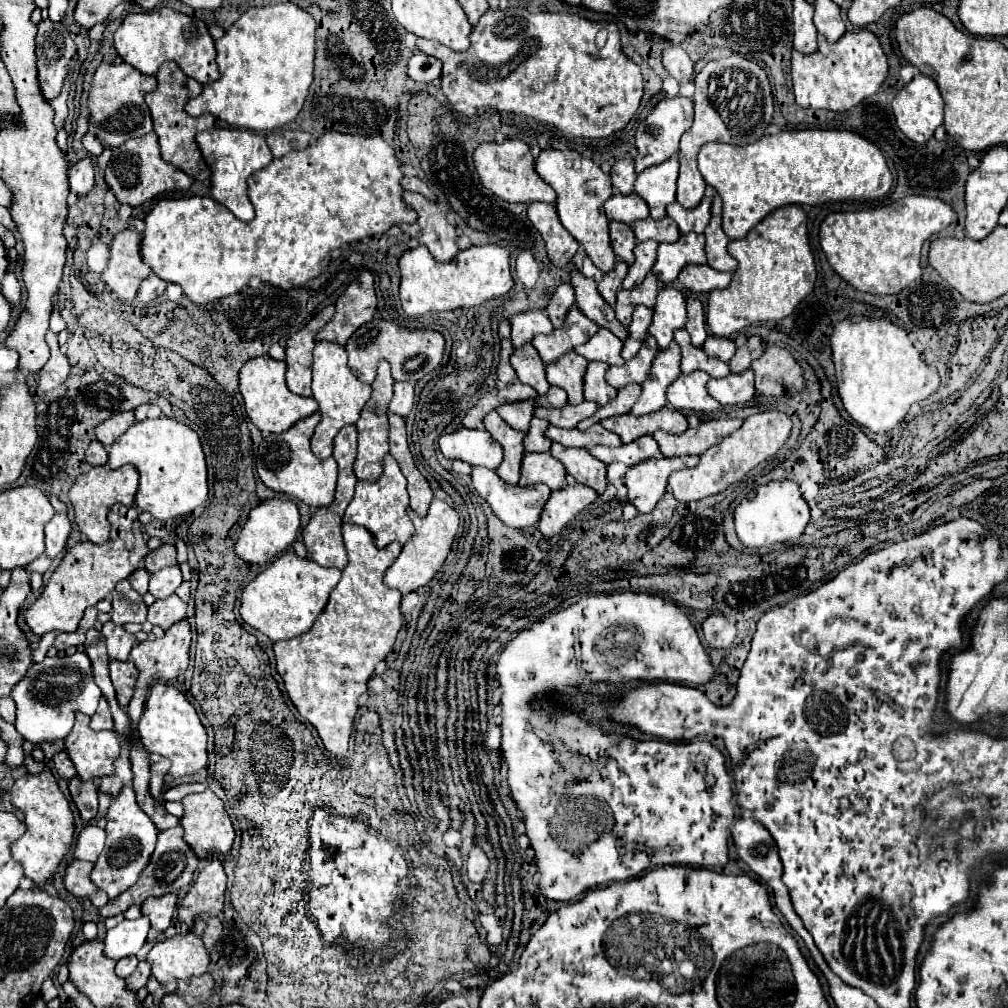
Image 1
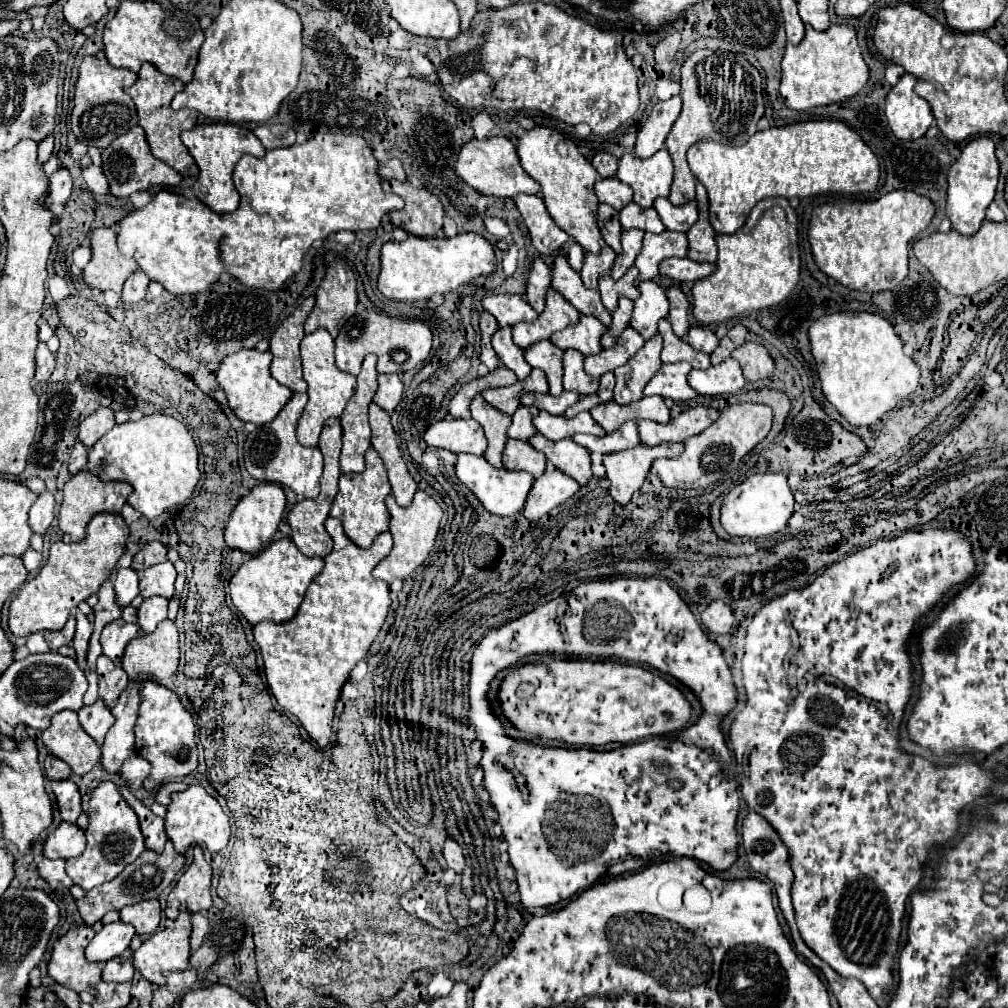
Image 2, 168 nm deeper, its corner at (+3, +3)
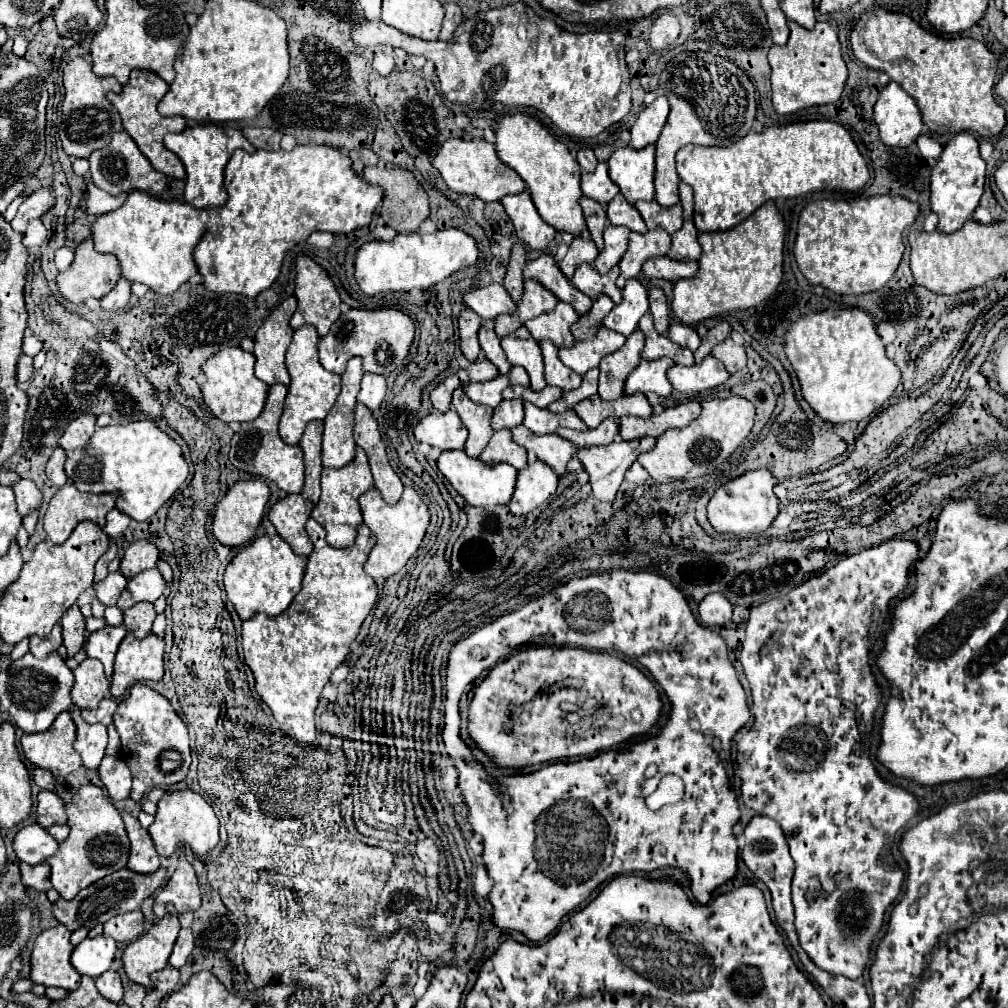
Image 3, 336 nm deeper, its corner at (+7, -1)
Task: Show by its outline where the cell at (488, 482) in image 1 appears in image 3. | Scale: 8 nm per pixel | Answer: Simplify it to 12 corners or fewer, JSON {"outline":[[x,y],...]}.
{"outline":[[444,450],[438,470],[470,506],[510,502],[516,468]]}

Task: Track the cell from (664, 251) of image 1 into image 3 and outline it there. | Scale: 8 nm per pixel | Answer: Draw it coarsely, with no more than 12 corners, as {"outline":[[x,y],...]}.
{"outline":[[664,230],[630,232],[618,262],[616,286],[636,278],[648,258],[666,256],[672,242]]}

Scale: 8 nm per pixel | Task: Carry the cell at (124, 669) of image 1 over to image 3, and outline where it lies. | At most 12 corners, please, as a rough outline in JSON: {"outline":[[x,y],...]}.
{"outline":[[84,658],[74,670],[72,704],[94,710],[110,682],[100,660]]}

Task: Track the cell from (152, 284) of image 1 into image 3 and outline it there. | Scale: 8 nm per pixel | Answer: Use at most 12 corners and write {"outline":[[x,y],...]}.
{"outline":[[130,282],[118,284],[100,300],[102,310],[120,310],[130,300]]}

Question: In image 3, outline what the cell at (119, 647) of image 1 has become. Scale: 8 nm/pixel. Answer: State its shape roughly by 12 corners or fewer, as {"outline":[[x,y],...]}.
{"outline":[[104,626],[86,640],[86,656],[112,676],[124,626]]}

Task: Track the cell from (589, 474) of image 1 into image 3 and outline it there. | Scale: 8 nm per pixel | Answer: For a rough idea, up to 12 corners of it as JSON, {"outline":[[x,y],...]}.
{"outline":[[512,428],[516,444],[534,452],[558,476],[576,446],[558,434]]}

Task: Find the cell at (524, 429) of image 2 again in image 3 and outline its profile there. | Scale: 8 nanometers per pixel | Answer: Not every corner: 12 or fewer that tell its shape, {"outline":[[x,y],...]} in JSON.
{"outline":[[504,400],[494,408],[494,430],[514,428],[524,420],[520,400]]}

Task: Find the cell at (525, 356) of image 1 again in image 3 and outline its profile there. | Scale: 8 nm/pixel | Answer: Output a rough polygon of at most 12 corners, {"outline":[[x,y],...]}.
{"outline":[[482,320],[478,340],[500,374],[510,370],[494,320]]}

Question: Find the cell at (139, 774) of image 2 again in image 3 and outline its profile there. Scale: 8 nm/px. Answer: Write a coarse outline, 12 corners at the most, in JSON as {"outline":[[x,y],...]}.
{"outline":[[104,756],[98,776],[112,800],[128,798],[132,774],[118,756]]}

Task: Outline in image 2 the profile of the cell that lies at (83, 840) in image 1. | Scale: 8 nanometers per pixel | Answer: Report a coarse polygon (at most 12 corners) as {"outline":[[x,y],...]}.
{"outline":[[62,822],[44,842],[46,858],[76,858],[86,836],[78,824]]}

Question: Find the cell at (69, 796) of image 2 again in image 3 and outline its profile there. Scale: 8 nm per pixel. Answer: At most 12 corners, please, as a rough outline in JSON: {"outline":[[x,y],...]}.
{"outline":[[38,792],[34,814],[44,828],[66,824],[58,794]]}

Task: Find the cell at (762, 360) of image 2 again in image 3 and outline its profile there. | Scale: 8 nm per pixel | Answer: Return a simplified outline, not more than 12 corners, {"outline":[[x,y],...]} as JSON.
{"outline":[[732,338],[716,344],[712,356],[730,374],[746,366],[746,352]]}

